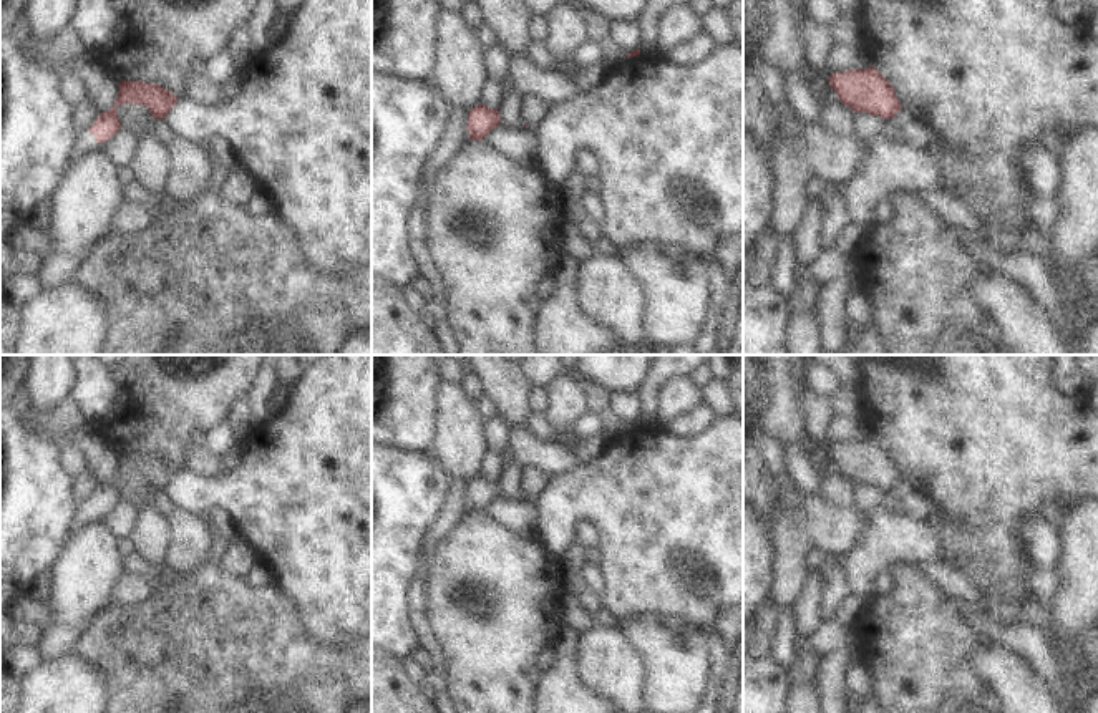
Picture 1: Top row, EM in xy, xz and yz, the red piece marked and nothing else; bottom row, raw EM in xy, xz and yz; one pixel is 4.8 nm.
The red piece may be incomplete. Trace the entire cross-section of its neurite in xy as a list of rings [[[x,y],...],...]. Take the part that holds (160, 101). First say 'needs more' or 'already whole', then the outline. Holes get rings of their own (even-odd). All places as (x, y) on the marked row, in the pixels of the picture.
needs more | [[[121,81],[114,106],[109,111],[101,113],[90,129],[81,131],[73,156],[75,161],[81,161],[85,156],[91,154],[98,144],[103,144],[116,136],[116,133],[121,129],[116,109],[121,104],[146,106],[153,118],[166,119],[177,101],[179,99],[171,91],[159,85],[144,81]]]

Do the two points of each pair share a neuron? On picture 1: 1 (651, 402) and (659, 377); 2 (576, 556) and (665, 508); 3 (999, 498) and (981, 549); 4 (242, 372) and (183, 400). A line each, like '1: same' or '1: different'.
1: same
2: different
3: same
4: same

